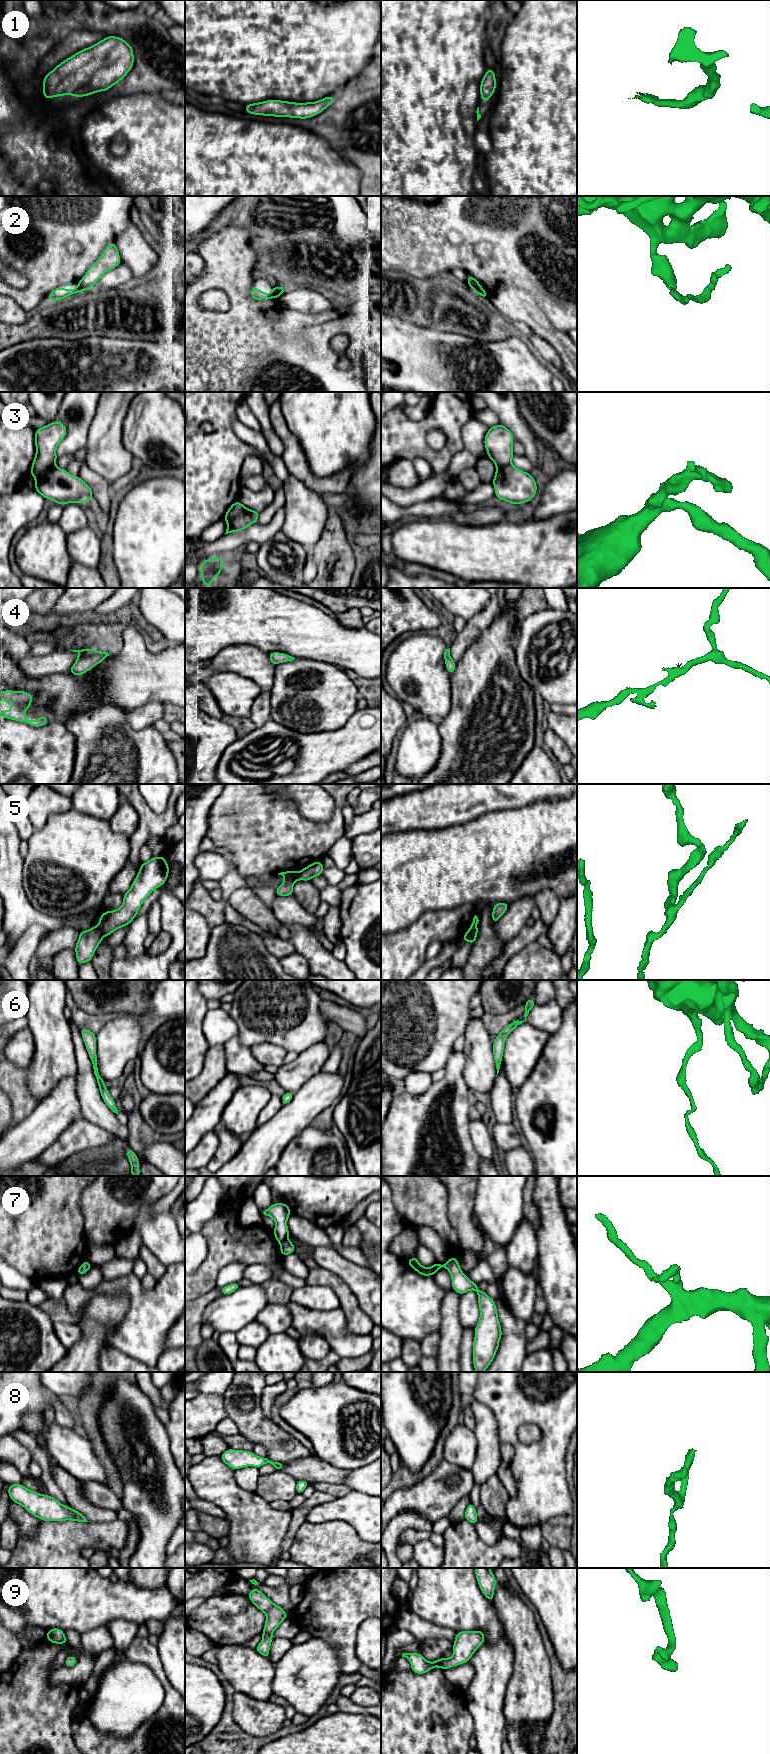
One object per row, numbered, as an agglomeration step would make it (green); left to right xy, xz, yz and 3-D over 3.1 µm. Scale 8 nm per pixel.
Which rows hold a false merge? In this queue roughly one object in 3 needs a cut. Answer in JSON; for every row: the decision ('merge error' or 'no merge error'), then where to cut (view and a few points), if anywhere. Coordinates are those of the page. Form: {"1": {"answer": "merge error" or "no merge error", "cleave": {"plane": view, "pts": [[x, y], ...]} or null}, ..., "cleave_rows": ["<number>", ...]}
{"1": {"answer": "no merge error", "cleave": null}, "2": {"answer": "merge error", "cleave": {"plane": "xz", "pts": [[276, 287], [278, 295]]}}, "3": {"answer": "merge error", "cleave": {"plane": "xz", "pts": [[246, 508], [227, 522]]}}, "4": {"answer": "no merge error", "cleave": null}, "5": {"answer": "merge error", "cleave": {"plane": "xy", "pts": [[98, 925], [104, 935]]}}, "6": {"answer": "no merge error", "cleave": null}, "7": {"answer": "merge error", "cleave": {"plane": "xz", "pts": [[287, 1238], [280, 1243]]}}, "8": {"answer": "no merge error", "cleave": null}, "9": {"answer": "no merge error", "cleave": null}, "cleave_rows": ["2", "3", "5", "7"]}

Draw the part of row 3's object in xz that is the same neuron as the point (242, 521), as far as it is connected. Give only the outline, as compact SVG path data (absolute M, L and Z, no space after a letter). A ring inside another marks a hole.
M246 508L246 510L233 520L227 522L226 533L239 532L246 529L249 525L257 523L259 512Z

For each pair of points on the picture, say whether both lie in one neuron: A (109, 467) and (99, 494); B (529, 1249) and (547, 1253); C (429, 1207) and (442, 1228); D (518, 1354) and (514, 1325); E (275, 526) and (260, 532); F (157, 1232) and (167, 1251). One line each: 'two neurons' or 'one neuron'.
A: two neurons
B: two neurons
C: one neuron
D: one neuron
E: one neuron
F: one neuron

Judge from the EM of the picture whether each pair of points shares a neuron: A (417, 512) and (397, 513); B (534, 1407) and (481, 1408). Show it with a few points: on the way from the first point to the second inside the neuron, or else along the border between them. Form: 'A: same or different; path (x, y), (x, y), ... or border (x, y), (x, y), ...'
A: same; path (412, 512), (402, 513)
B: different; border (474, 1397), (491, 1410), (498, 1430)

